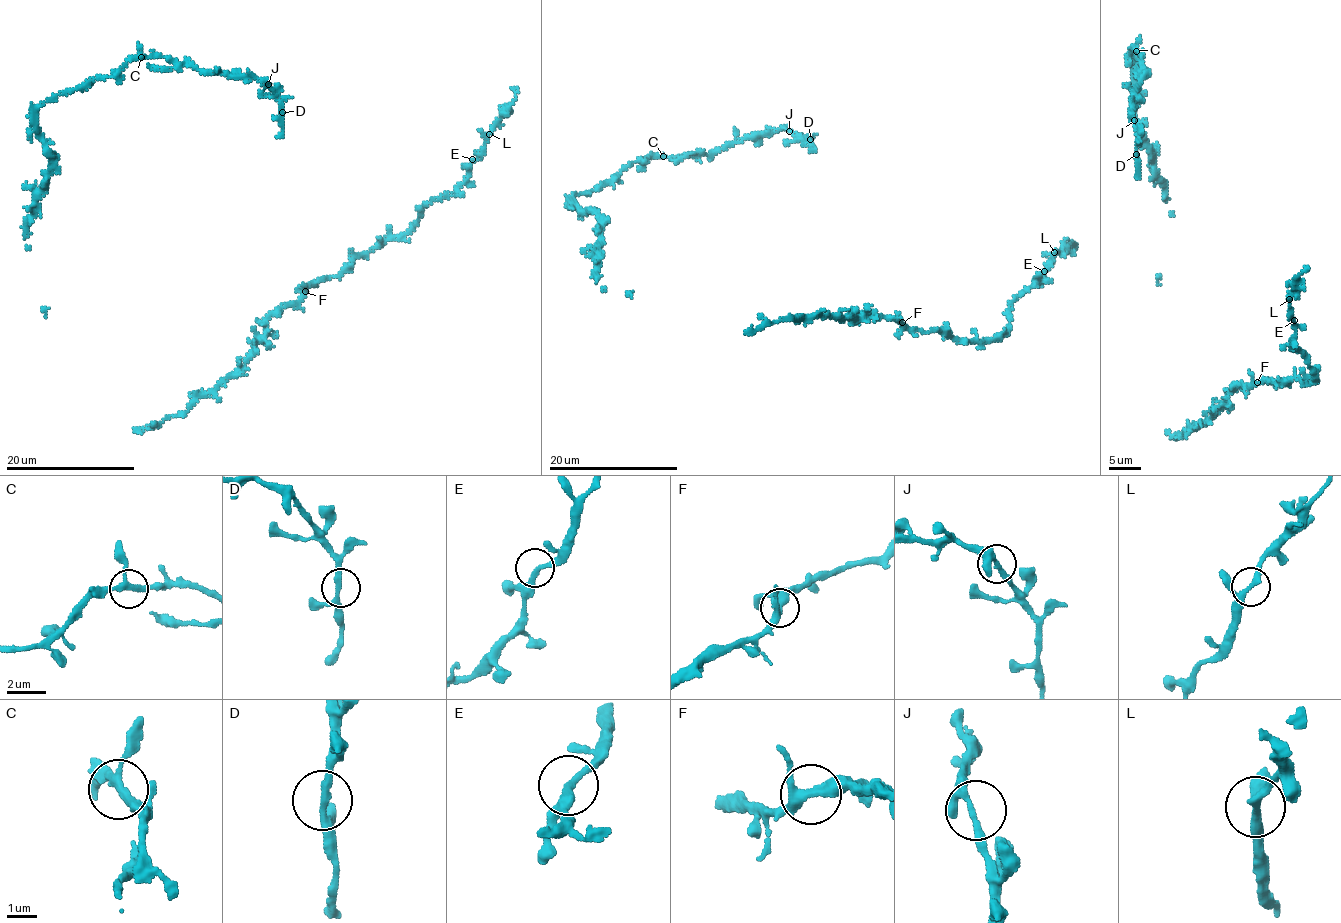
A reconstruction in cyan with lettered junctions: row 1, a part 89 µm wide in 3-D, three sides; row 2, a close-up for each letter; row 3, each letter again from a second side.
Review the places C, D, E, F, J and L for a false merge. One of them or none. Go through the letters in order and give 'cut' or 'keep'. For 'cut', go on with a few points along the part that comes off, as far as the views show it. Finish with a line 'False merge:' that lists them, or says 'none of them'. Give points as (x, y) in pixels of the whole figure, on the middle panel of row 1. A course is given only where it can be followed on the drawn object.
C: keep
D: keep
E: keep
F: keep
J: keep
L: keep
False merge: none of them

